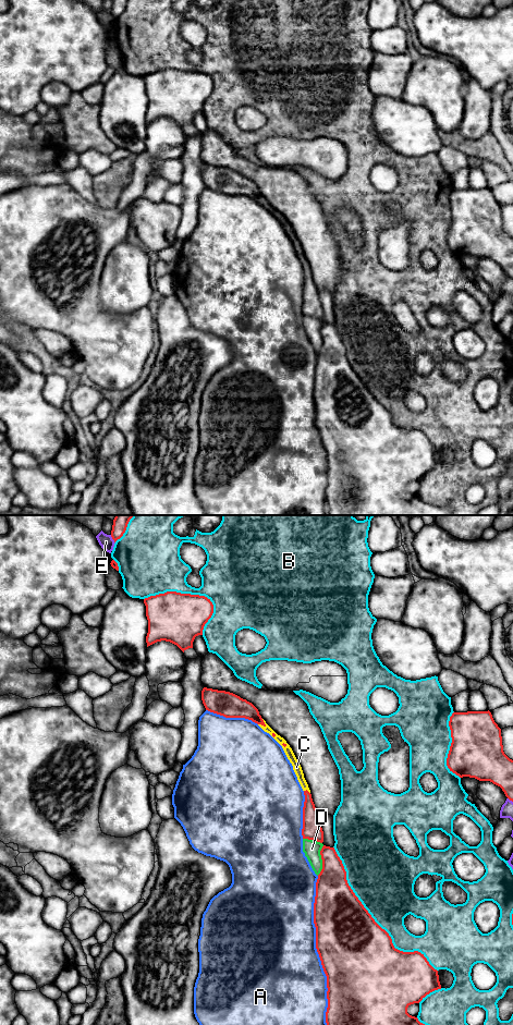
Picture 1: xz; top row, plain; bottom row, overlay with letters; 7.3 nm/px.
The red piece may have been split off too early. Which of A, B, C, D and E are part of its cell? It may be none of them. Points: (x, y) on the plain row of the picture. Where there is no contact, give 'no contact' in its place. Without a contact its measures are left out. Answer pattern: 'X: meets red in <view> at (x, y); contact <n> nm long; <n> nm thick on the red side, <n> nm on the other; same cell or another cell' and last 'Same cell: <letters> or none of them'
A: meets red in xz at (319, 434); contact 1200 nm long; 500 nm thick on the red side, 500 nm on the other; another cell
B: meets red in xz at (373, 395); contact 1200 nm long; 500 nm thick on the red side, 420 nm on the other; another cell
C: meets red in xz at (264, 200); contact 70 nm long; 160 nm thick on the red side, 50 nm on the other; same cell
D: meets red in xz at (322, 338); contact 220 nm long; 260 nm thick on the red side, 130 nm on the other; another cell
E: meets red in xz at (112, 15); contact 70 nm long; 100 nm thick on the red side, 100 nm on the other; another cell
Same cell: C

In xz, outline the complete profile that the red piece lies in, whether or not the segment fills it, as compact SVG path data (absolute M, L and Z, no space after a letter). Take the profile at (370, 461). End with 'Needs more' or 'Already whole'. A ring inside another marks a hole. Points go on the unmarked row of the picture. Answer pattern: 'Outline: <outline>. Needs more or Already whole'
Outline: M323 322L320 328L320 332L322 337L322 346L318 352L318 356L316 359L314 401L316 404L316 426L319 431L323 449L327 453L327 515L450 515L450 507L437 507L429 504L420 500L417 495L412 493L407 490L407 485L411 481L419 480L430 469L441 466L438 448L429 441L427 436L420 429L403 429L394 425L389 411L375 399L375 396L364 385L362 379L358 377L358 375L349 363L346 357L346 349L334 325Z. Already whole

